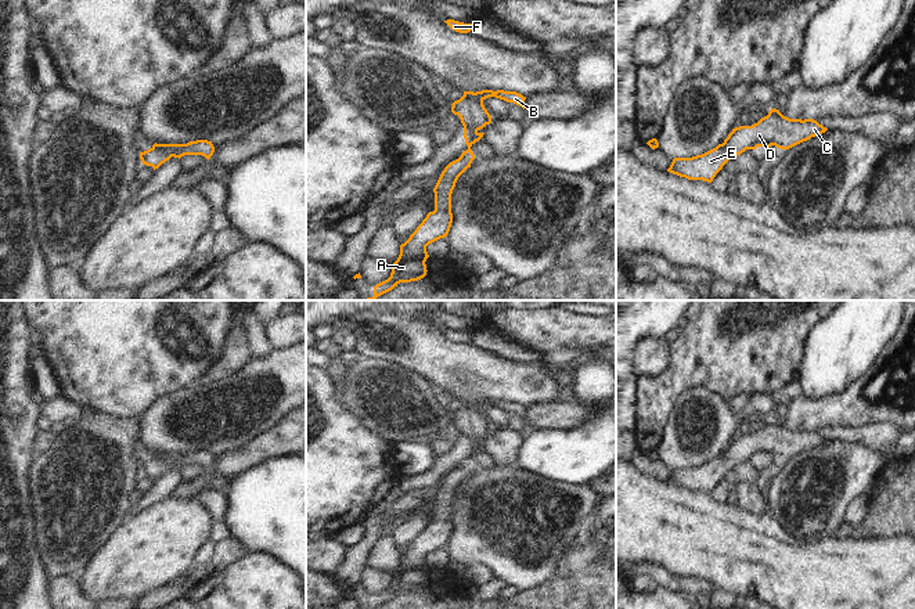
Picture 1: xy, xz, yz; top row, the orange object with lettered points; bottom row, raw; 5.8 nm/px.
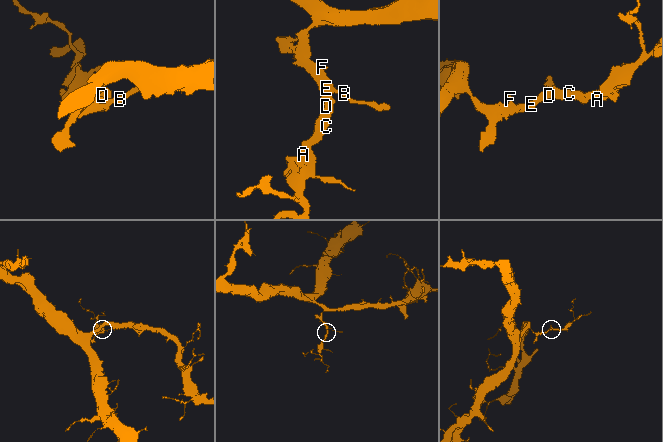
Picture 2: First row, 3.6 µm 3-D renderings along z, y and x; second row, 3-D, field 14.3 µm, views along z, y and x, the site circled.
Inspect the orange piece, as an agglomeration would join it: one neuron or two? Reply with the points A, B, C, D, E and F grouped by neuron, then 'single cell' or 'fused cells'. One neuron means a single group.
A B C D E F | single cell

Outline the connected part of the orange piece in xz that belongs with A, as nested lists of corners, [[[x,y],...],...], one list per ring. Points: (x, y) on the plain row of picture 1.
[[[504,400],[464,401],[464,406],[451,414],[451,422],[460,426],[464,436],[464,448],[468,460],[444,478],[433,498],[435,520],[429,522],[410,548],[400,555],[400,565],[392,574],[390,587],[377,594],[374,597],[374,606],[367,609],[377,609],[392,601],[400,592],[418,591],[426,585],[428,580],[425,572],[429,567],[426,556],[447,547],[453,533],[453,500],[458,487],[471,478],[475,469],[471,457],[484,444],[479,440],[491,433],[491,426],[483,415],[483,411],[489,407],[514,412],[525,419],[526,407],[516,401]]]

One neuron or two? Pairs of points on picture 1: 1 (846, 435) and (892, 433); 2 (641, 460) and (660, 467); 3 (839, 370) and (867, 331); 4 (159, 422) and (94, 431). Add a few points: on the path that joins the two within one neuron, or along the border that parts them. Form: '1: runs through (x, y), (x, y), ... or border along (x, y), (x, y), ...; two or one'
1: runs through (857, 435), (881, 435); one
2: runs through (645, 464), (656, 467); one
3: runs through (839, 360), (857, 341); one
4: border along (141, 414), (137, 439); two

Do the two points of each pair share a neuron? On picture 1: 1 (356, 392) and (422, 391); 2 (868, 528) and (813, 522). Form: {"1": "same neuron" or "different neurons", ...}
{"1": "same neuron", "2": "different neurons"}

